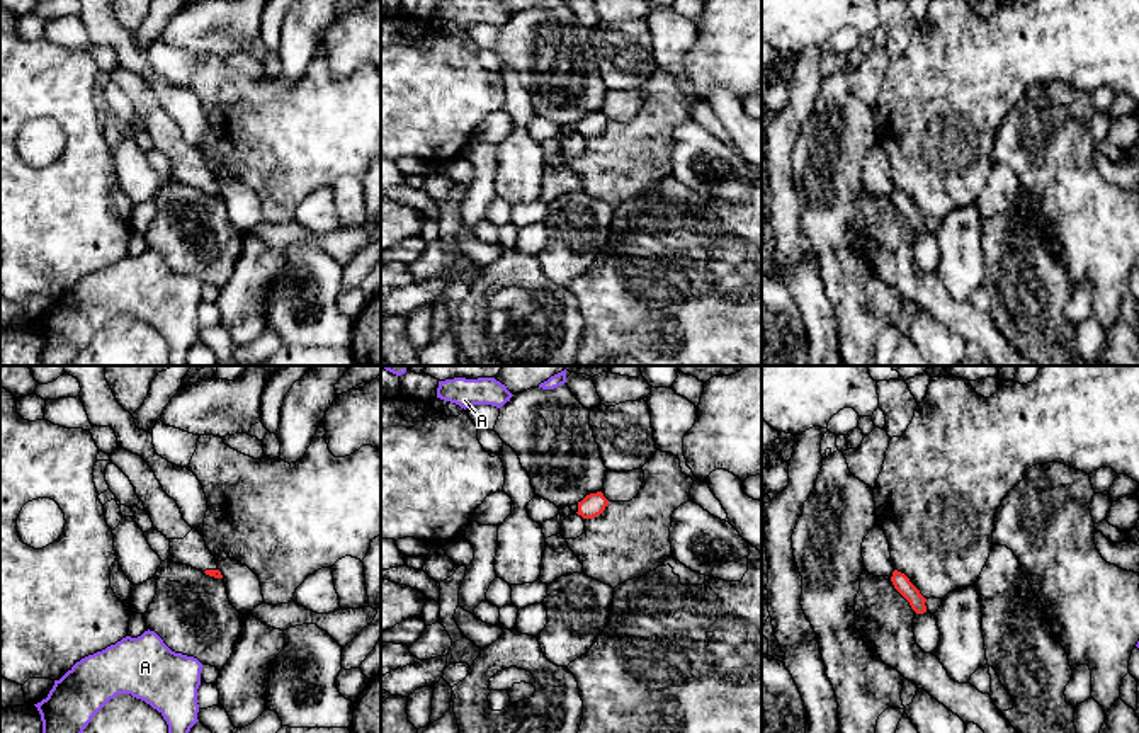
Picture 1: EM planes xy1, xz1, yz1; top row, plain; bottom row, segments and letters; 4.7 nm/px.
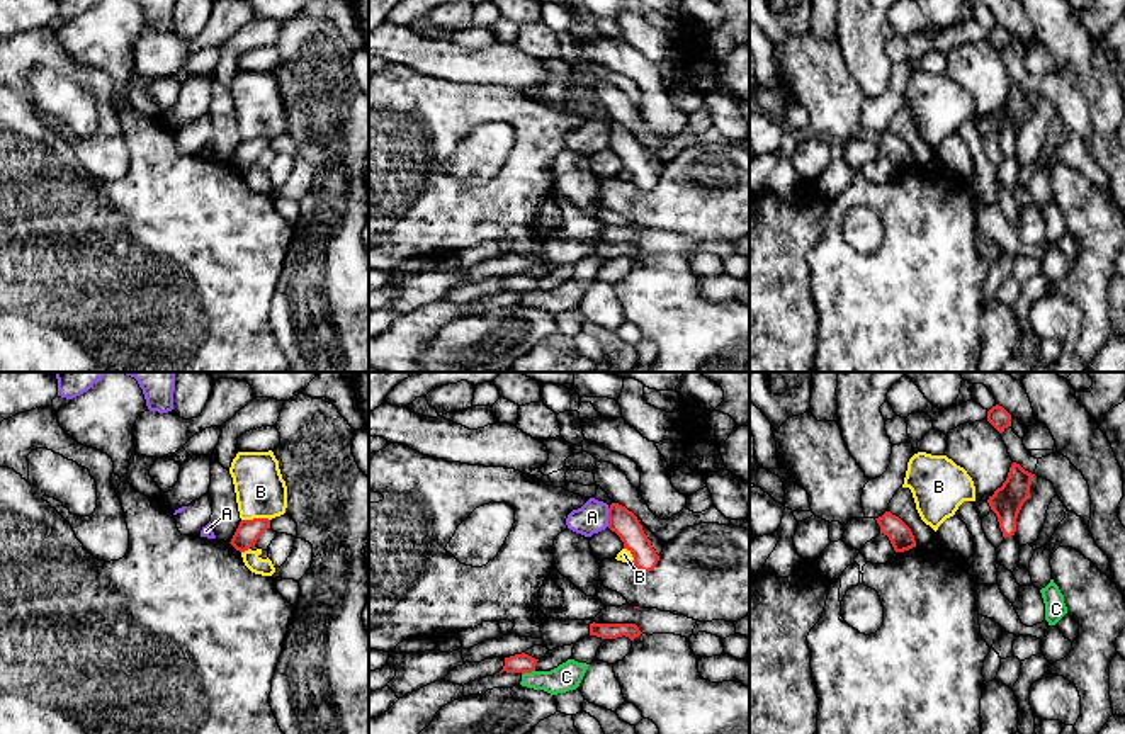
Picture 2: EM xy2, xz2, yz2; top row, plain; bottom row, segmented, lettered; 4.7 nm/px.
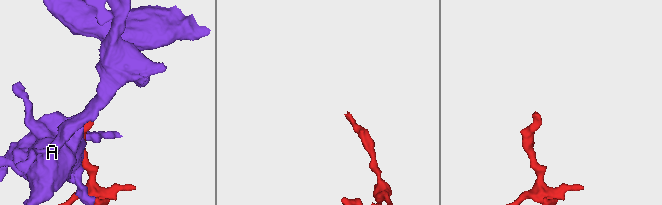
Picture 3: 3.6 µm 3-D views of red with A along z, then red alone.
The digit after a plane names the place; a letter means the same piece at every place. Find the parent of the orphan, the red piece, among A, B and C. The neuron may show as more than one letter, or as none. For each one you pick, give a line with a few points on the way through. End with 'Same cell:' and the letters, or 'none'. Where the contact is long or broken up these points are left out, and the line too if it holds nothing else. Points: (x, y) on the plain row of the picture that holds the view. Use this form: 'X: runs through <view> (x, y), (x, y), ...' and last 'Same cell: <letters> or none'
Same cell: none

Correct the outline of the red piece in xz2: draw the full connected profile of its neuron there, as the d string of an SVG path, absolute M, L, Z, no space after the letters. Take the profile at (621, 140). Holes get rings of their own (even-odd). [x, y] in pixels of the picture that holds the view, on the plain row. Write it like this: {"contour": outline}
{"contour": "M612 122L608 127L608 148L620 156L624 168L632 173L632 184L637 189L649 192L656 187L659 175L632 131L619 122Z"}

